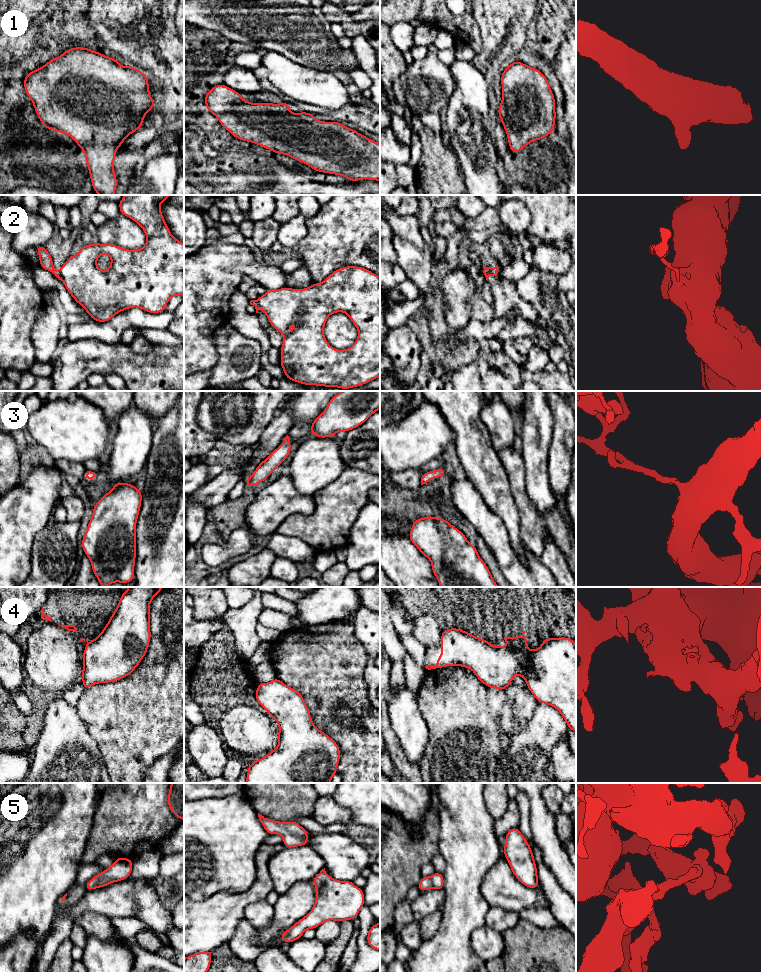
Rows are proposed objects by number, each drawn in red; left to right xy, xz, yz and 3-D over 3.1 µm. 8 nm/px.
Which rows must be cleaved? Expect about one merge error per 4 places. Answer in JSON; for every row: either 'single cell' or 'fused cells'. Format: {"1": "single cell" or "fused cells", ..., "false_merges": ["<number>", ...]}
{"1": "single cell", "2": "fused cells", "3": "single cell", "4": "fused cells", "5": "single cell", "false_merges": ["2", "4"]}

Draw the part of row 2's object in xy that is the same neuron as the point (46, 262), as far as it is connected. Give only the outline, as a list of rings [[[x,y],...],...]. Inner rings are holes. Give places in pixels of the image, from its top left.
[[[36,246],[35,249],[37,250],[40,263],[39,266],[45,270],[50,271],[58,280],[62,281],[62,276],[60,272],[57,272],[53,266],[53,260],[45,246]]]

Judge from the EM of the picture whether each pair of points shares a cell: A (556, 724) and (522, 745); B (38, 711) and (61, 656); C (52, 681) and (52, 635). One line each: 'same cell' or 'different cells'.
A: same cell
B: same cell
C: same cell

